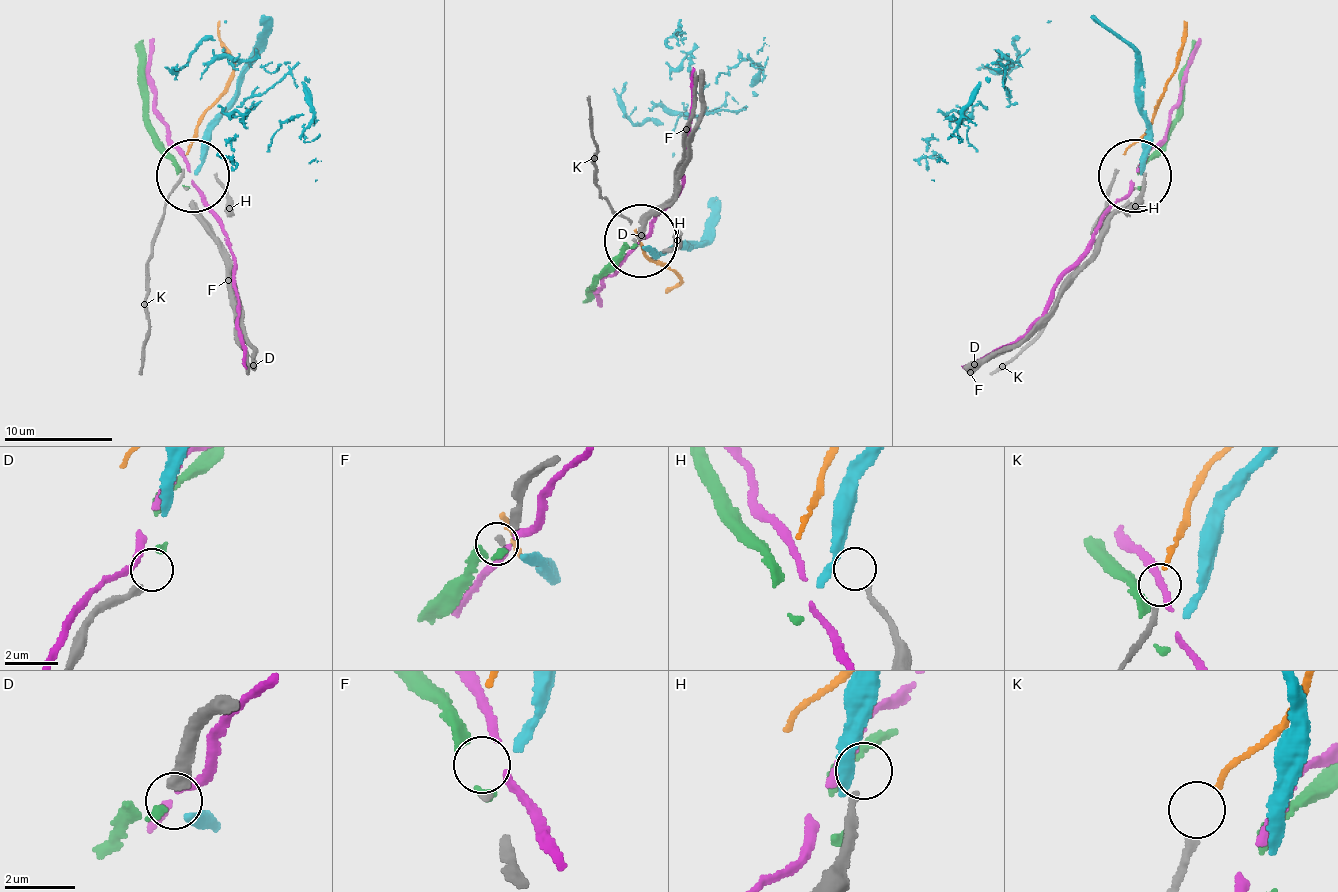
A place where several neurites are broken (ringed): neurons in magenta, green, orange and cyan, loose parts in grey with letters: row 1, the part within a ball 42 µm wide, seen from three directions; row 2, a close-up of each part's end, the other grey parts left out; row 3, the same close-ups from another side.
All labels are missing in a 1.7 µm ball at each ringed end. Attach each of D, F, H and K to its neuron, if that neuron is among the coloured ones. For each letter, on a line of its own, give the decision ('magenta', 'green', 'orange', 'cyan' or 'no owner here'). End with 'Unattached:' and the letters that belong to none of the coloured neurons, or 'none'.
D: green
F: no owner here
H: no owner here
K: orange
Unattached: F, H

